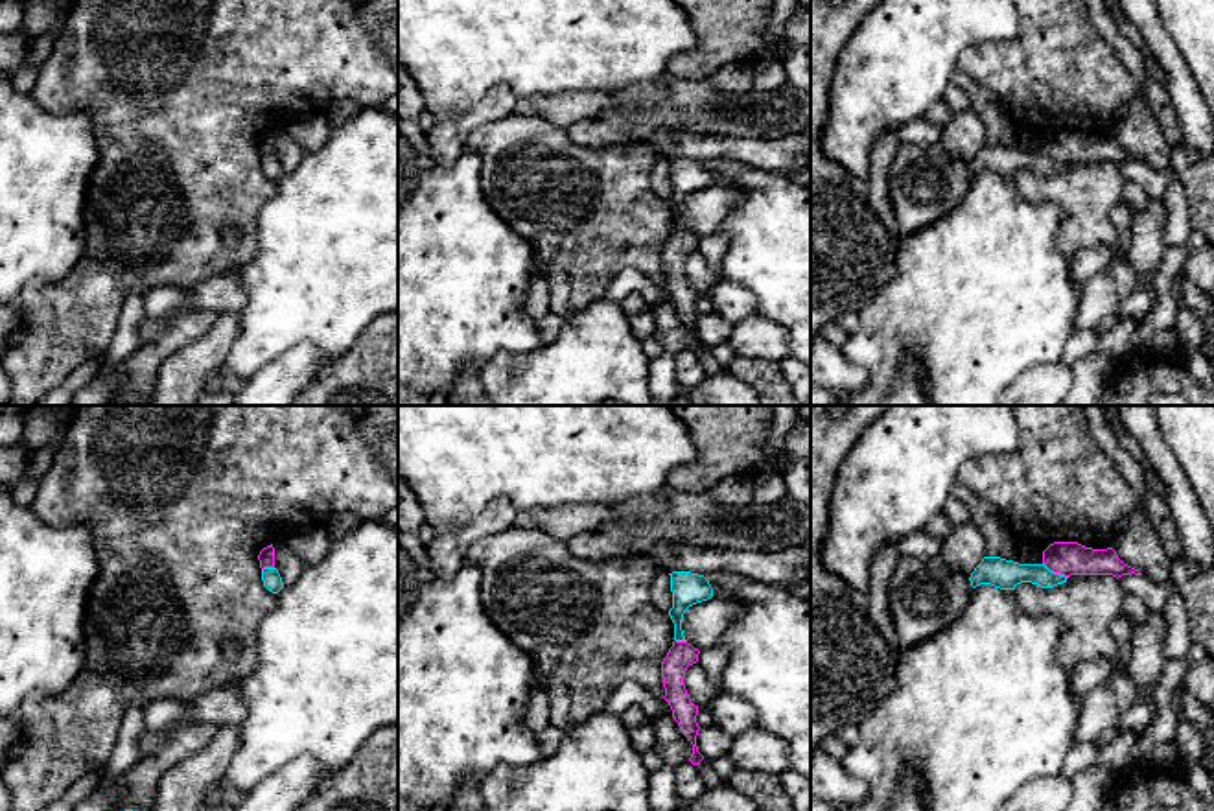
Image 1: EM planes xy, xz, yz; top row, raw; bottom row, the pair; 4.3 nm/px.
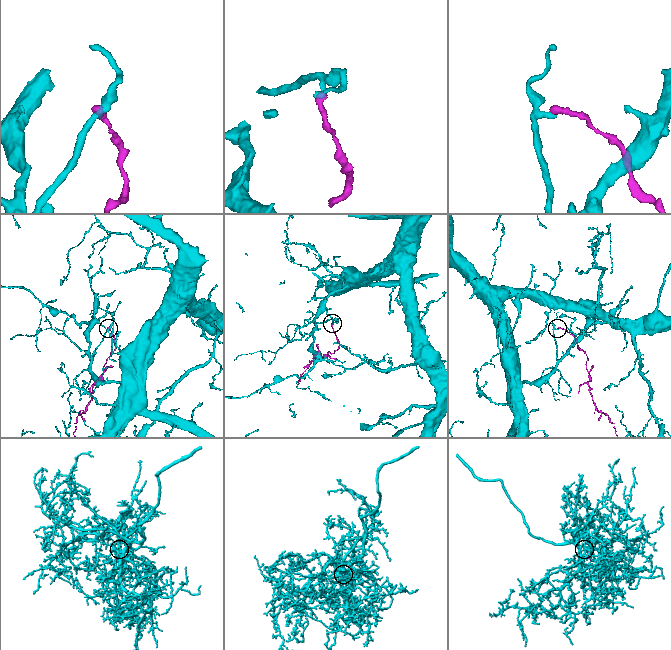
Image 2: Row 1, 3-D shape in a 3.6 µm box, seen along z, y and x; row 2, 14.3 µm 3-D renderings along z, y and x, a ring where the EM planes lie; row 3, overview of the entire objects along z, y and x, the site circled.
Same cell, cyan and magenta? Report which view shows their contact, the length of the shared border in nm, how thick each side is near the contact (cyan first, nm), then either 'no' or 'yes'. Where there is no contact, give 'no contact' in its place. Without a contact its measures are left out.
yz | 130 nm | 130/150 nm | no

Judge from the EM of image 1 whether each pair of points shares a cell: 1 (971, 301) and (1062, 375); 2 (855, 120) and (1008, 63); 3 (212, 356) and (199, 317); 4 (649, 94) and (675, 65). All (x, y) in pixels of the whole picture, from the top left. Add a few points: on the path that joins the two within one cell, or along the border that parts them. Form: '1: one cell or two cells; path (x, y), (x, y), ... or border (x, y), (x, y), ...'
1: two cells; border (1062, 360), (1036, 364), (1010, 382)
2: two cells; border (993, 41), (979, 41), (968, 47), (957, 67)
3: two cells; border (221, 314), (199, 338), (168, 356)
4: two cells; border (667, 70), (678, 78), (706, 80)

